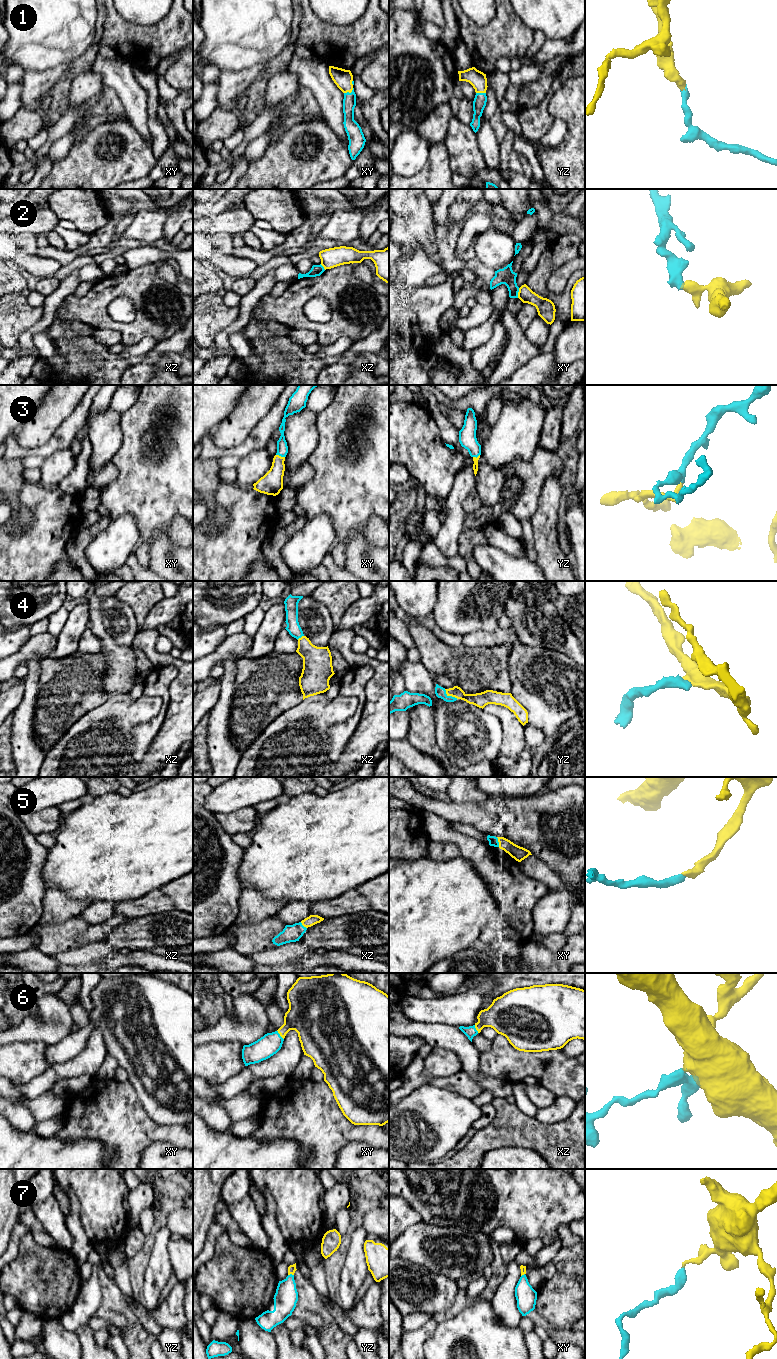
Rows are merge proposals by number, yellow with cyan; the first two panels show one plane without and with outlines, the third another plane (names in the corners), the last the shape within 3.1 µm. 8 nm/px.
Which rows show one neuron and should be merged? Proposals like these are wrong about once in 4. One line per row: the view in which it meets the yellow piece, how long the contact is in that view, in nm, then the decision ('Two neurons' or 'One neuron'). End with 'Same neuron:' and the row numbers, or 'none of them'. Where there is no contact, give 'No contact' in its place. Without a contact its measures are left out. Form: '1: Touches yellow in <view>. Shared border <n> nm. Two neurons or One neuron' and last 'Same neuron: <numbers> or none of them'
1: Touches yellow in xy. Shared border 90 nm. One neuron
2: Touches yellow in xy. Shared border 80 nm. Two neurons
3: Touches yellow in xy. Shared border 80 nm. One neuron
4: Touches yellow in yz. Shared border 130 nm. One neuron
5: Touches yellow in xy. Shared border 80 nm. One neuron
6: Touches yellow in xy. Shared border 90 nm. One neuron
7: Touches yellow in yz. Shared border 50 nm. One neuron
Same neuron: 1, 3, 4, 5, 6, 7

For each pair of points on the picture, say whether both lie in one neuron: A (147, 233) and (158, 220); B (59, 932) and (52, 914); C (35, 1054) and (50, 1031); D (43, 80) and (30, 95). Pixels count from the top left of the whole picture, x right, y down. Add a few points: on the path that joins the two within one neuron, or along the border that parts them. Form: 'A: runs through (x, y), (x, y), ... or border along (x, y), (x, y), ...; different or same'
A: runs through (148, 230), (155, 223); same
B: border along (78, 914), (42, 924), (39, 939); different
C: border along (20, 1040), (41, 1040), (47, 1045); different
D: runs through (39, 84), (33, 91); same

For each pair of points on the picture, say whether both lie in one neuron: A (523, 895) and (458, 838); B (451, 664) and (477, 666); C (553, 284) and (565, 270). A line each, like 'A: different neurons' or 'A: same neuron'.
A: same neuron
B: same neuron
C: same neuron

